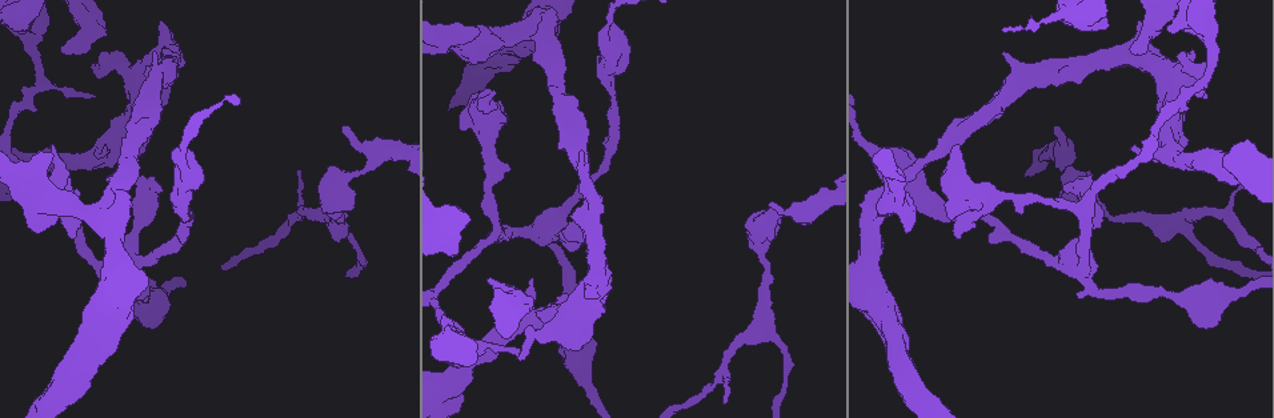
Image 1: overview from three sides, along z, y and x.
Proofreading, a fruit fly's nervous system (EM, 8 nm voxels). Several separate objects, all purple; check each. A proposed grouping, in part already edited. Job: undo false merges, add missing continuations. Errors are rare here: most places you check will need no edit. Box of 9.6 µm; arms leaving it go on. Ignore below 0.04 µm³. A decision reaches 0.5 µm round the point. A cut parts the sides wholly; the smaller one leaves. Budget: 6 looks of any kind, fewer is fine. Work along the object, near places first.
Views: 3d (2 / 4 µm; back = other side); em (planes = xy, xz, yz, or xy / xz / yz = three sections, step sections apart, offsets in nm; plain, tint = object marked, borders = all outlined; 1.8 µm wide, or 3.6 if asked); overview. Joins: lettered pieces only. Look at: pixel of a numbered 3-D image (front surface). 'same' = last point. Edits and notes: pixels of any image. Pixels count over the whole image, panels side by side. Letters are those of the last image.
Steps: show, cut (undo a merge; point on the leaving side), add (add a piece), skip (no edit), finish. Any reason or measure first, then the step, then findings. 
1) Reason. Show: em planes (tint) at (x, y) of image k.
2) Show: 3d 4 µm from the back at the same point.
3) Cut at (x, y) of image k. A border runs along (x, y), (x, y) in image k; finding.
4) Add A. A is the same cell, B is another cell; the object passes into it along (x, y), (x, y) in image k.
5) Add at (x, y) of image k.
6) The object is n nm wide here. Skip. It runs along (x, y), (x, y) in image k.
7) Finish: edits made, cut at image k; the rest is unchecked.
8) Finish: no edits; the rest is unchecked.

Calibre changes. Show: em 3.6 µm planes (tint) at (341, 178) of image 1.

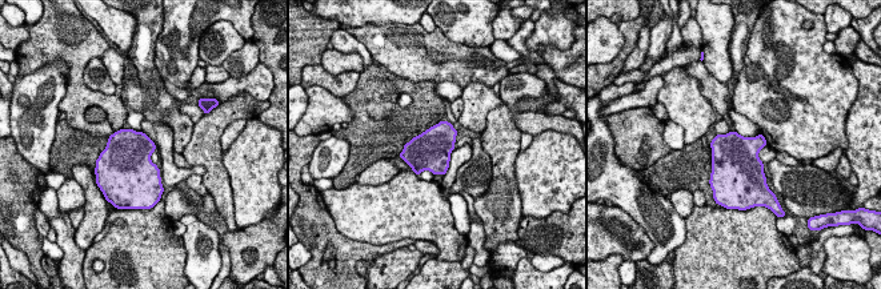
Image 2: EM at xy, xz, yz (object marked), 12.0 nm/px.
What lies round it. Show: em 3.6 µm planes (borders) at the same point.

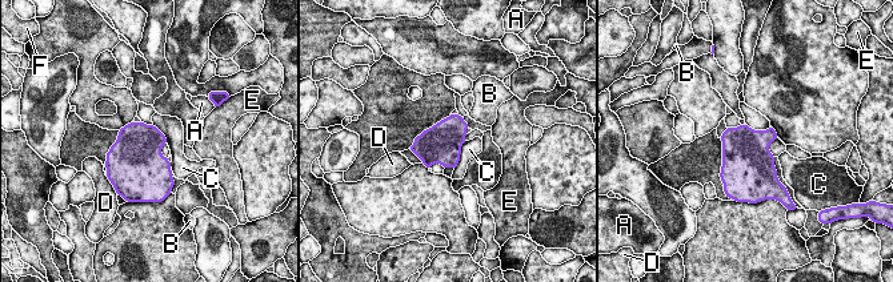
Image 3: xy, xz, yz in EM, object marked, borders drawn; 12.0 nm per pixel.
Skip. A, B, C, D, E and F are other cells; a border runs along (465, 141), (453, 168) in image 3; one neuron here.

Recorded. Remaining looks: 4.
An open end. Show: em yz step 8 (borders) at (958, 145) of image 1.

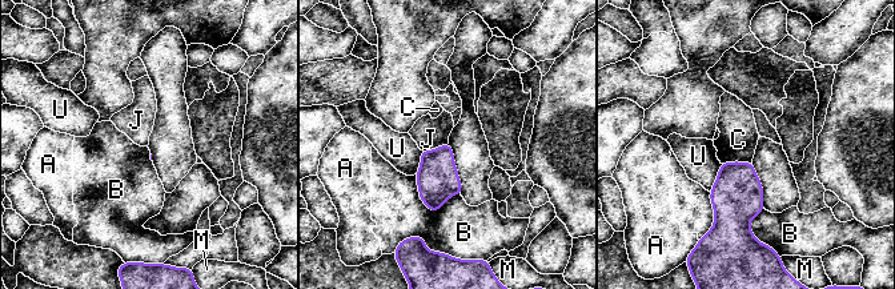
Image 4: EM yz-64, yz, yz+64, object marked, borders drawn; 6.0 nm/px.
Another direction. Show: em xy step 8 (borders) at the same point.

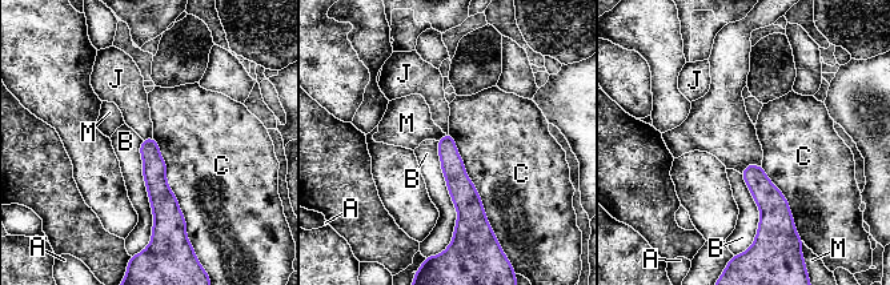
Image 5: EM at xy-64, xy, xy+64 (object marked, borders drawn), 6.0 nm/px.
Skip. A, B, C, J and M are other cells; it runs along (446, 139), (462, 191), (462, 217) in image 5; none of them fits.

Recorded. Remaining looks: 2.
Finish: no edits; the rest is unchecked.

